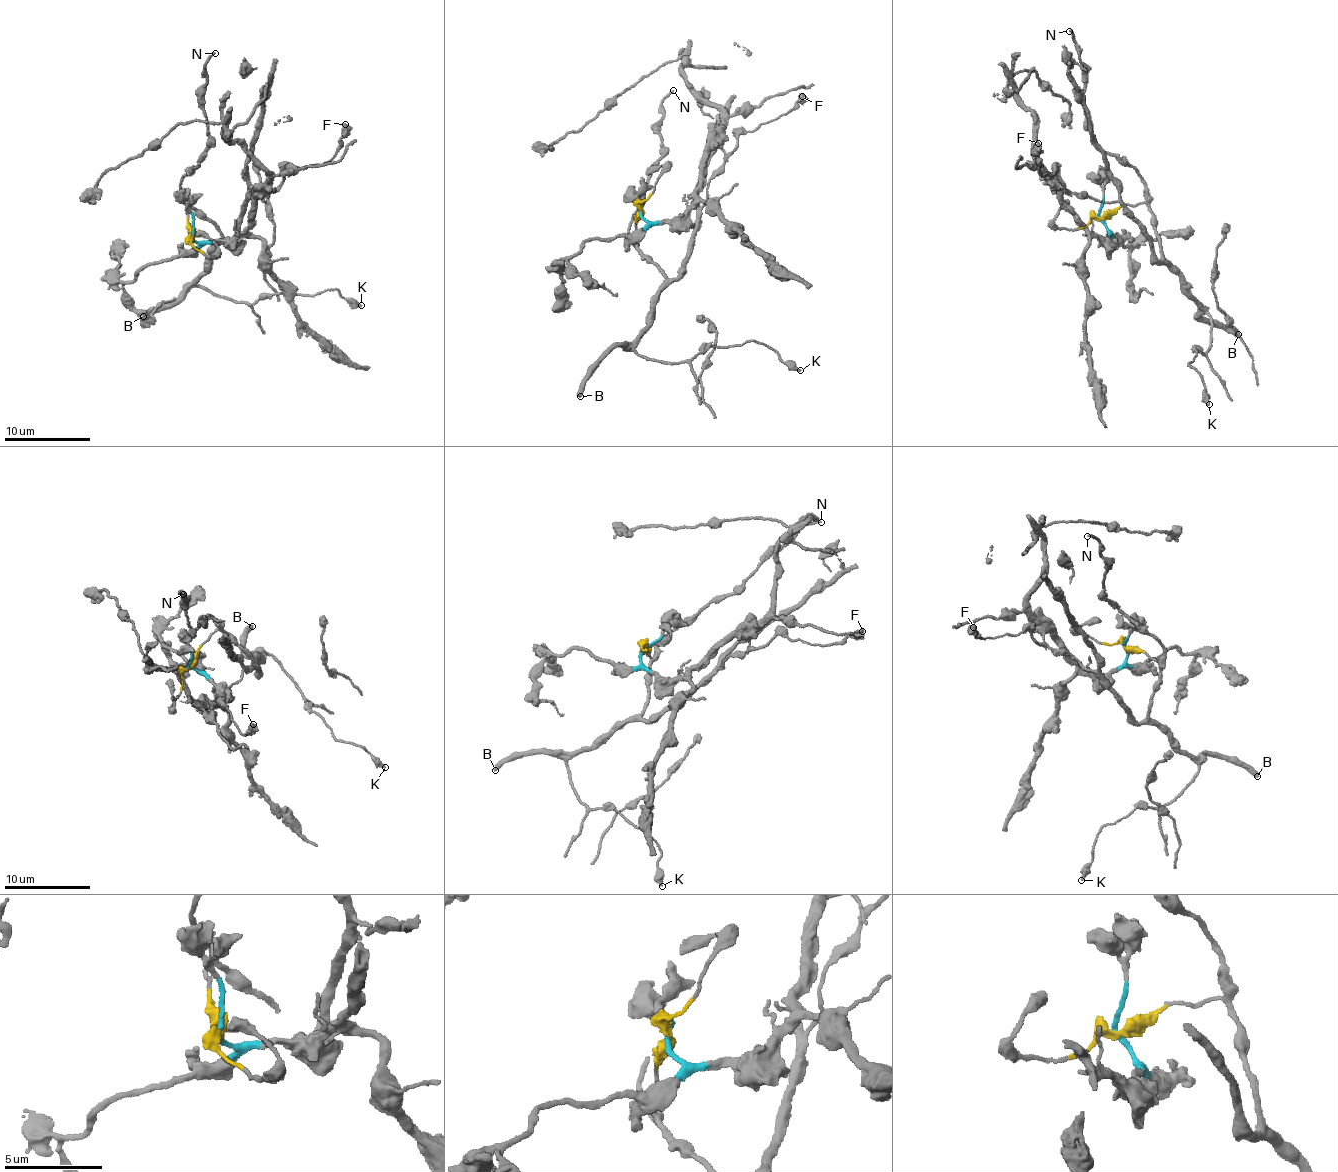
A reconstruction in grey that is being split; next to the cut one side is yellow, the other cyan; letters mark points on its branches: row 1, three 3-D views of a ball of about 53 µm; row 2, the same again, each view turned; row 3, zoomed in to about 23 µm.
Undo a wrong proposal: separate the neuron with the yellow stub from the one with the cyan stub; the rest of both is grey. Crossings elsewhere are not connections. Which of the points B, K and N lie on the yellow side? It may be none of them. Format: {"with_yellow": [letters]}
{"with_yellow": ["B", "K", "N"]}

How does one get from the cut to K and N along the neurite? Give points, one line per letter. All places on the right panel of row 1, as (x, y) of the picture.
K: (1099, 218), (1144, 202), (1164, 265), (1210, 318), (1209, 351), (1197, 350), (1188, 366), (1208, 404)
N: (1099, 218), (1110, 218), (1125, 204), (1142, 203), (1146, 189), (1138, 171), (1096, 145), (1083, 63), (1070, 31)

